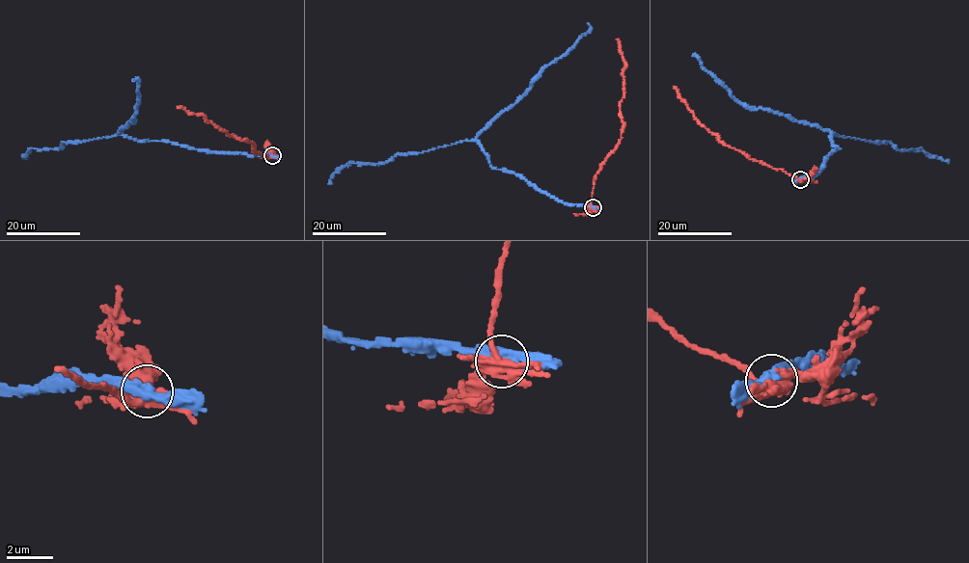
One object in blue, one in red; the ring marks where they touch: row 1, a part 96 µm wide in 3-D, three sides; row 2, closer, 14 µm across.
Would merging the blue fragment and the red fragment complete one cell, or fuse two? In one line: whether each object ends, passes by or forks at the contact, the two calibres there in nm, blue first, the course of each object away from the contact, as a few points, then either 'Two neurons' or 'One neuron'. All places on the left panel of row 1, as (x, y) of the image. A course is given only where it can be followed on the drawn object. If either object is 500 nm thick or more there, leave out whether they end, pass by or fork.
At the ring blue passes by. At the ring red forks. Thickness 420 nm (blue) against 440 nm. Course of blue: (272, 156), (138, 142), (118, 132), (127, 127), (135, 113), (138, 83), (132, 81). Course of red: (273, 156), (255, 153), (254, 144), (228, 135), (207, 121), (205, 116), (177, 107). Two neurons

